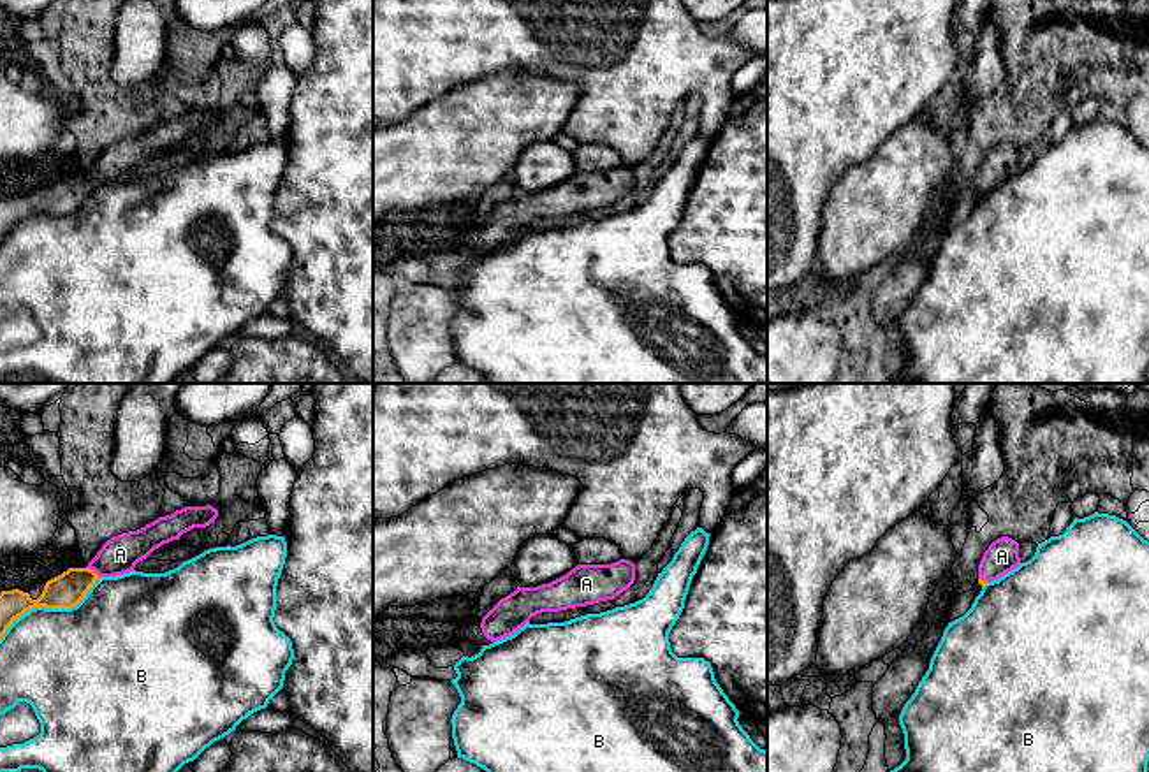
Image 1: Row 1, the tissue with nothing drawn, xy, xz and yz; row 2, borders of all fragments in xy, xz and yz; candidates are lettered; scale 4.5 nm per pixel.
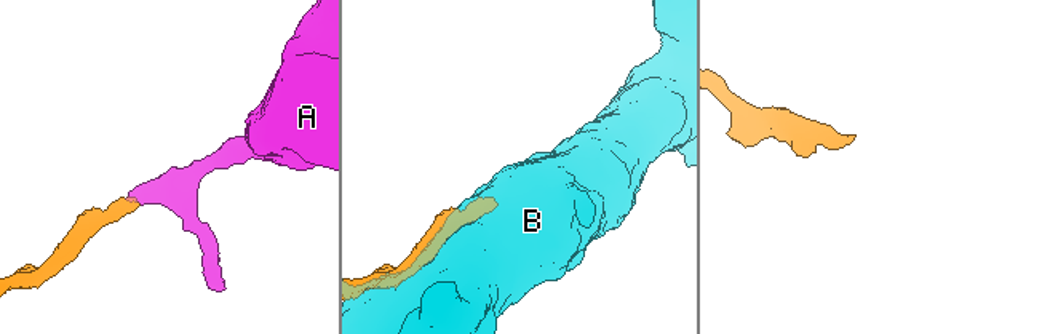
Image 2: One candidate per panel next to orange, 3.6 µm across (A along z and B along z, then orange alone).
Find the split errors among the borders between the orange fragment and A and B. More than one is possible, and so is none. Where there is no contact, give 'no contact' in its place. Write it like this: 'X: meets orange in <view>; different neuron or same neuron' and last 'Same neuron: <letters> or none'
A: meets orange in xy; same neuron
B: meets orange in xy; different neuron
Same neuron: A

